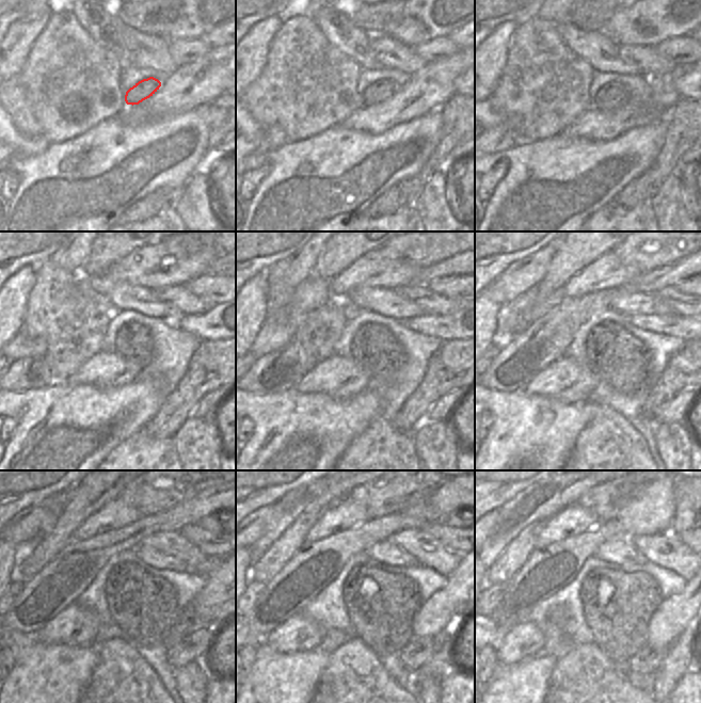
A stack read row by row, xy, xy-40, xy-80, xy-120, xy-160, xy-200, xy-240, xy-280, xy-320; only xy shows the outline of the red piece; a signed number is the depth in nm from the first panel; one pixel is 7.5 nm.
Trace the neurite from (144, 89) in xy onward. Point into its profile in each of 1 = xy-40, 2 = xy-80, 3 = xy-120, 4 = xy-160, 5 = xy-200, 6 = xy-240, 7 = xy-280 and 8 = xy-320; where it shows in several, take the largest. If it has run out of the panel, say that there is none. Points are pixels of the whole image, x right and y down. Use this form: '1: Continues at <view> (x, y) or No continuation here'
1: Continues at xy-40 (378, 92)
2: Continues at xy-80 (611, 96)
3: Continues at xy-120 (133, 342)
4: Continues at xy-160 (380, 355)
5: Continues at xy-200 (615, 356)
6: Continues at xy-240 (145, 606)
7: Continues at xy-280 (381, 606)
8: Continues at xy-320 (618, 607).

